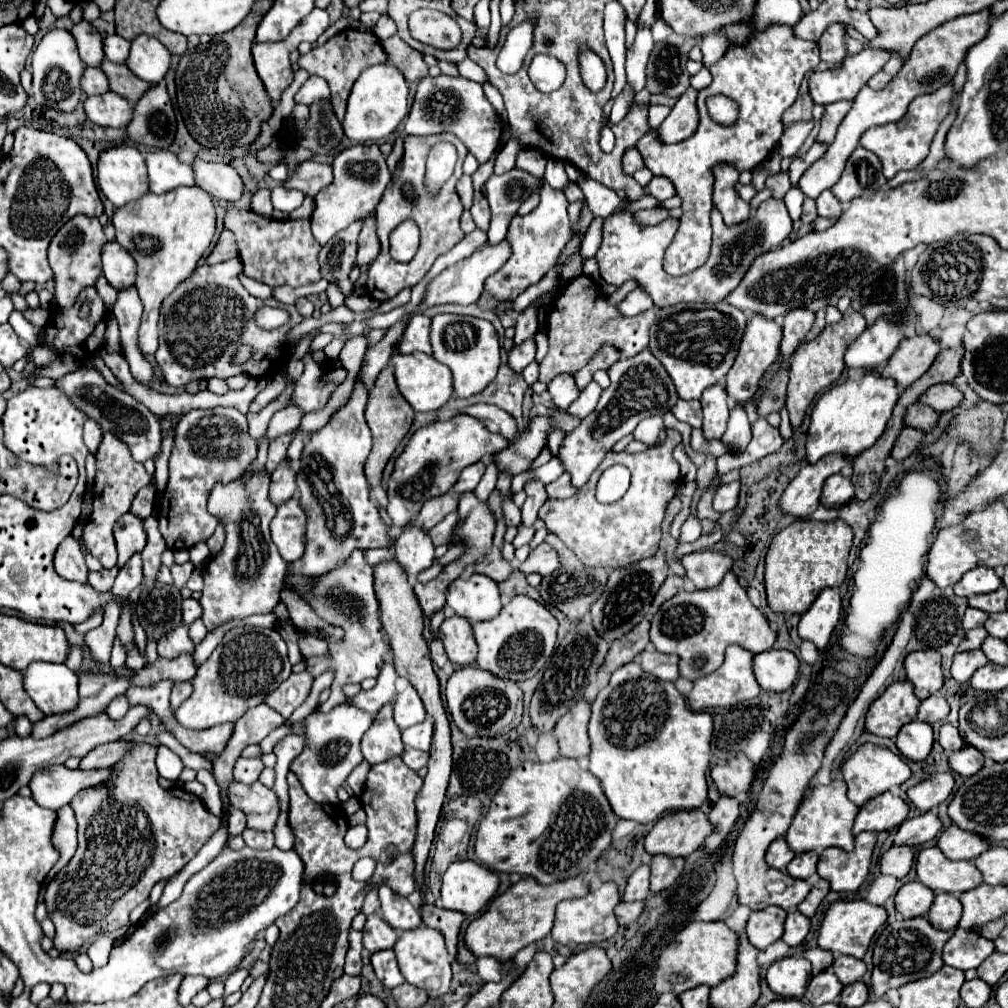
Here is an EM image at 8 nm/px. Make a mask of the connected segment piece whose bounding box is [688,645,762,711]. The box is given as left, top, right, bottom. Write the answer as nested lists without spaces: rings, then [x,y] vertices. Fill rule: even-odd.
[[[730,645],[726,649],[724,663],[714,673],[694,681],[694,689],[688,695],[690,707],[694,711],[704,711],[710,707],[730,707],[730,705],[754,699],[762,689],[752,673],[752,659],[754,659],[754,653],[750,653],[748,649],[742,649],[740,645]]]

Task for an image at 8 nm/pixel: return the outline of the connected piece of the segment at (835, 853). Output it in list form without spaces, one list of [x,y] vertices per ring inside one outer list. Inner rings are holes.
[[[866,831],[866,833],[860,833],[854,837],[854,849],[850,853],[842,851],[838,847],[824,849],[824,853],[820,855],[820,861],[818,861],[818,875],[830,883],[832,891],[856,891],[868,875],[874,845],[876,845],[876,833]]]

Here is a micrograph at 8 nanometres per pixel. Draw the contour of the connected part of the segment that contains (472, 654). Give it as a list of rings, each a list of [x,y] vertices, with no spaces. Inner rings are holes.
[[[452,615],[452,617],[444,619],[444,623],[440,625],[440,631],[438,631],[438,637],[442,639],[448,659],[454,665],[466,667],[476,661],[478,645],[474,641],[472,623],[466,621],[464,617]]]

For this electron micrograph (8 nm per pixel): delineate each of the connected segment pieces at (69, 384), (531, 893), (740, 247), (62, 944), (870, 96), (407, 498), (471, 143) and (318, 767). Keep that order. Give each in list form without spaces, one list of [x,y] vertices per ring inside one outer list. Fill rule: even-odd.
[[[80,367],[72,373],[66,373],[64,377],[56,379],[54,387],[62,393],[66,393],[66,397],[70,397],[70,401],[74,401],[74,405],[78,405],[78,409],[82,409],[82,413],[86,413],[88,419],[94,419],[104,433],[114,433],[120,441],[124,441],[130,449],[130,453],[134,455],[134,461],[144,463],[146,459],[152,459],[154,453],[160,449],[160,423],[158,417],[144,407],[142,403],[138,403],[134,397],[130,397],[128,393],[124,393],[122,389],[108,385],[106,379],[102,377],[102,373],[92,371],[88,367]],[[138,405],[138,423],[132,421],[130,417],[130,407]]]
[[[582,875],[568,879],[568,881],[548,885],[548,887],[536,883],[532,877],[522,877],[516,885],[510,885],[502,895],[494,897],[488,909],[468,925],[464,933],[466,949],[472,951],[476,957],[494,957],[504,963],[512,959],[526,945],[540,941],[542,937],[550,933],[554,925],[554,907],[560,901],[582,897],[588,891],[590,889],[584,885]]]
[[[768,199],[768,201],[764,201],[754,213],[752,213],[752,217],[748,219],[748,221],[744,221],[744,223],[740,223],[740,225],[736,225],[736,227],[726,227],[724,225],[724,221],[722,221],[722,217],[720,217],[720,213],[718,213],[718,209],[712,209],[711,211],[711,225],[712,231],[714,231],[714,237],[712,237],[712,253],[710,253],[710,259],[700,267],[700,269],[696,269],[696,271],[692,271],[692,273],[688,273],[688,275],[682,275],[682,277],[670,277],[664,269],[662,269],[662,259],[664,259],[664,251],[666,251],[666,247],[670,245],[670,241],[674,239],[674,235],[679,226],[679,220],[674,219],[672,217],[668,217],[666,221],[662,221],[662,223],[658,223],[658,225],[648,225],[648,227],[644,227],[644,225],[638,225],[638,221],[634,221],[634,213],[616,213],[616,215],[610,215],[610,217],[606,217],[604,219],[604,233],[602,233],[602,247],[598,249],[598,253],[596,253],[596,257],[598,257],[598,265],[600,265],[600,277],[606,281],[606,283],[610,283],[610,285],[616,285],[616,287],[620,287],[624,281],[628,281],[628,279],[636,279],[638,283],[640,283],[640,287],[644,289],[644,291],[648,291],[650,293],[650,297],[652,297],[652,301],[654,301],[654,305],[658,305],[658,307],[666,307],[666,305],[676,305],[676,303],[690,303],[690,301],[722,301],[722,297],[726,297],[738,283],[740,283],[740,279],[744,277],[744,273],[748,271],[748,267],[750,267],[750,263],[758,257],[758,255],[762,255],[762,253],[766,253],[766,251],[770,251],[770,249],[774,249],[774,247],[778,247],[788,235],[790,235],[790,231],[792,231],[792,219],[790,219],[790,215],[788,215],[788,209],[786,209],[786,205],[784,205],[784,201],[778,201],[778,199]]]
[[[130,743],[130,749],[126,751],[124,761],[114,765],[114,769],[118,769],[118,777],[114,777],[114,781],[110,781],[110,785],[98,785],[98,787],[94,787],[94,789],[84,789],[82,793],[78,793],[78,795],[72,799],[72,809],[76,811],[78,827],[80,827],[78,851],[76,851],[76,855],[72,857],[72,861],[68,863],[68,867],[62,869],[62,871],[48,883],[46,895],[44,895],[44,903],[46,903],[46,907],[48,907],[48,917],[50,917],[50,919],[54,921],[54,925],[56,925],[54,947],[56,947],[58,951],[62,951],[62,953],[66,953],[66,951],[78,951],[88,939],[92,939],[92,937],[96,937],[96,935],[102,935],[102,933],[110,933],[110,931],[114,931],[114,929],[118,929],[118,927],[128,925],[128,915],[130,915],[130,911],[132,911],[136,905],[140,905],[142,901],[148,899],[150,889],[152,889],[158,881],[176,875],[176,873],[200,851],[200,847],[210,839],[210,835],[218,829],[216,817],[210,815],[208,809],[204,809],[202,801],[200,801],[196,795],[192,795],[192,793],[188,793],[188,791],[184,791],[184,789],[180,789],[180,787],[162,789],[162,787],[158,785],[158,771],[156,771],[154,759],[156,759],[156,747],[154,747],[154,745],[150,745],[150,743]]]
[[[990,9],[972,13],[972,15],[956,17],[948,23],[936,27],[934,31],[926,33],[924,37],[920,37],[916,41],[916,45],[912,47],[910,57],[906,59],[906,63],[898,71],[898,75],[882,91],[874,91],[868,85],[864,85],[858,91],[858,97],[854,99],[854,105],[852,105],[848,117],[838,127],[834,143],[830,143],[824,157],[818,159],[800,177],[798,187],[802,189],[802,193],[810,199],[816,199],[822,191],[830,189],[840,179],[840,175],[844,171],[844,165],[848,161],[848,155],[858,147],[858,141],[860,141],[862,133],[866,133],[866,129],[898,121],[900,117],[904,117],[904,113],[906,113],[912,99],[916,99],[918,95],[924,95],[924,93],[932,93],[932,91],[948,85],[954,79],[958,65],[964,61],[964,55],[970,49],[970,45],[982,41],[982,37],[986,37],[986,33],[988,33],[988,27],[990,27]]]
[[[454,415],[442,423],[430,423],[418,429],[404,451],[396,457],[392,477],[388,481],[388,505],[386,513],[392,519],[392,527],[408,525],[422,509],[424,501],[444,495],[460,477],[462,469],[494,455],[509,446],[506,437],[490,433],[480,421],[468,415]]]
[[[440,75],[440,77],[424,77],[420,81],[404,131],[408,135],[434,135],[442,131],[452,131],[482,165],[490,161],[490,157],[498,149],[502,123],[492,103],[486,99],[482,85],[464,85],[464,77]]]
[[[340,703],[328,713],[312,713],[304,719],[304,749],[292,761],[290,771],[296,773],[308,797],[316,803],[338,803],[336,789],[346,781],[350,771],[364,759],[360,739],[372,723],[372,715],[350,703]]]

